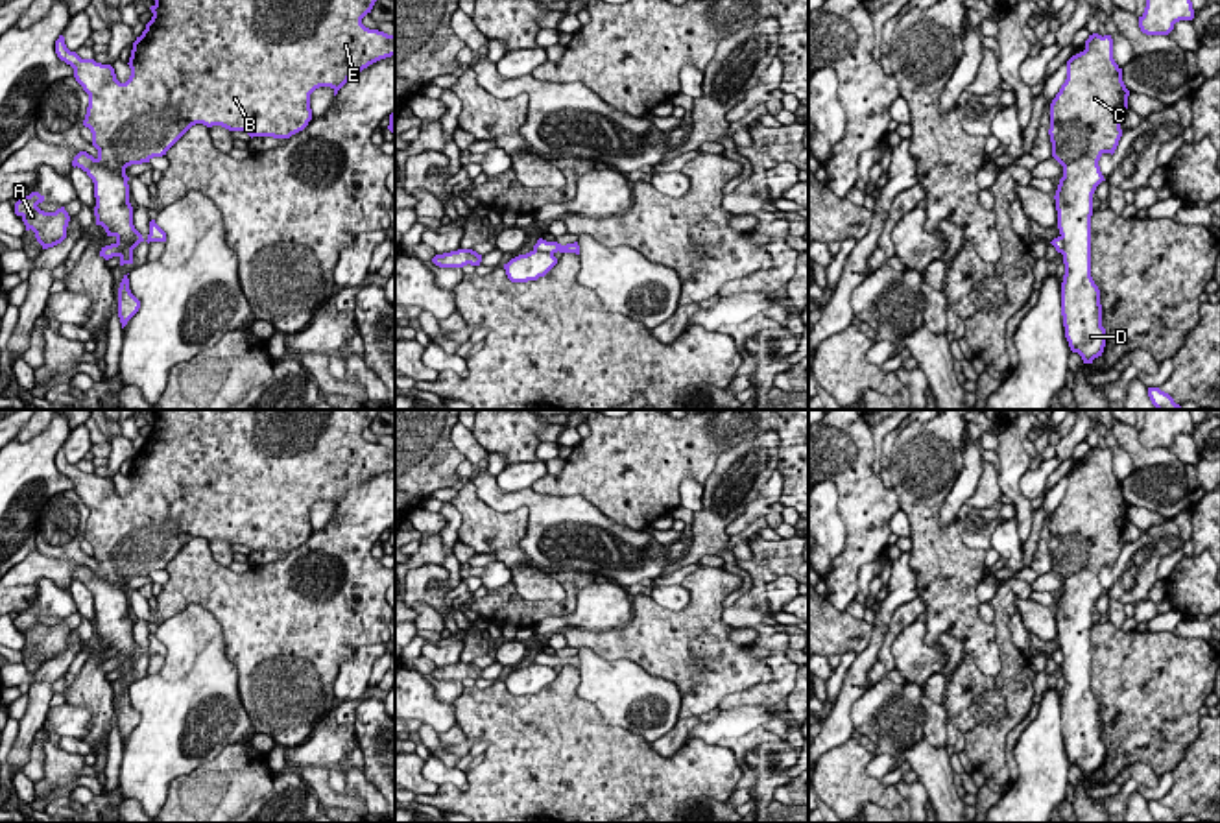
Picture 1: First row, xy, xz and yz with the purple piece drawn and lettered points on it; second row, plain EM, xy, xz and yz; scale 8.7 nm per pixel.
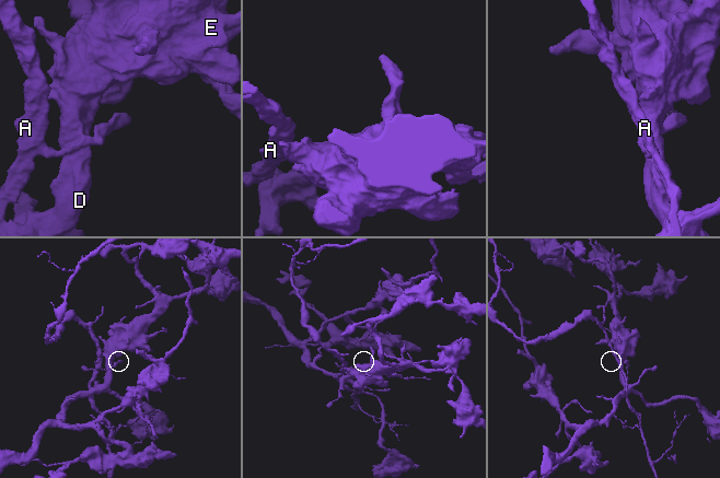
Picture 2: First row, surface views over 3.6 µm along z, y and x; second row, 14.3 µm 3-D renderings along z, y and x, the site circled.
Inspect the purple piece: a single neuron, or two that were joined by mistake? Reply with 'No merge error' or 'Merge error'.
No merge error

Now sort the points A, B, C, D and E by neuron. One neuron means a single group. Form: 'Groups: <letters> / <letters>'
Groups: A B C D E

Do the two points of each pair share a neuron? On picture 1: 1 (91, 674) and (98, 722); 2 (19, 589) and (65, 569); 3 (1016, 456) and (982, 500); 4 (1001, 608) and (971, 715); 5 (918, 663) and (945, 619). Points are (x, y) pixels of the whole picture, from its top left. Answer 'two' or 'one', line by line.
1: one
2: one
3: two
4: one
5: two

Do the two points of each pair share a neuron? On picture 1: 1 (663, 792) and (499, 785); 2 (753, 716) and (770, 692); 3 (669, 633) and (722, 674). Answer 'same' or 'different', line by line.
1: same
2: different
3: same

